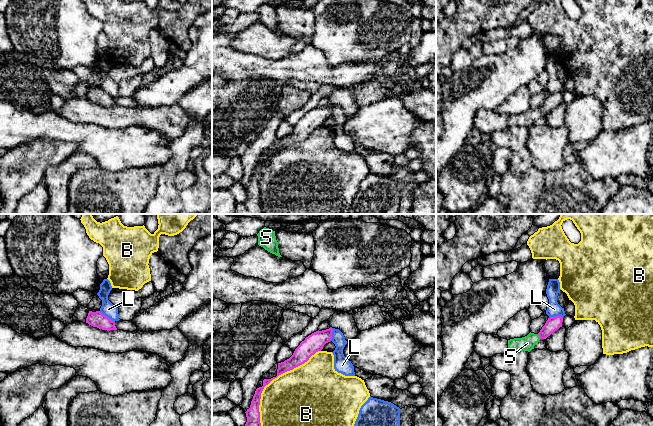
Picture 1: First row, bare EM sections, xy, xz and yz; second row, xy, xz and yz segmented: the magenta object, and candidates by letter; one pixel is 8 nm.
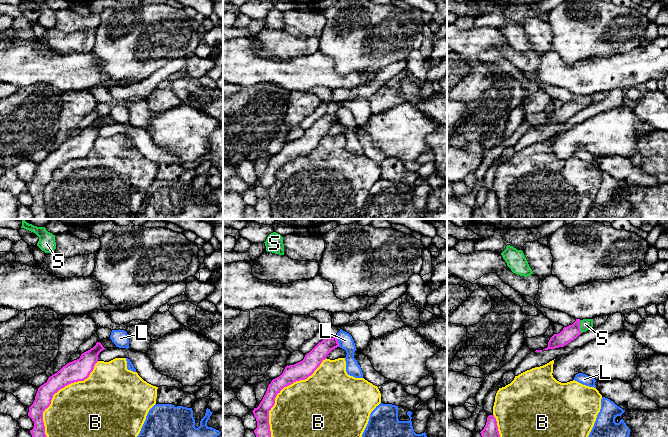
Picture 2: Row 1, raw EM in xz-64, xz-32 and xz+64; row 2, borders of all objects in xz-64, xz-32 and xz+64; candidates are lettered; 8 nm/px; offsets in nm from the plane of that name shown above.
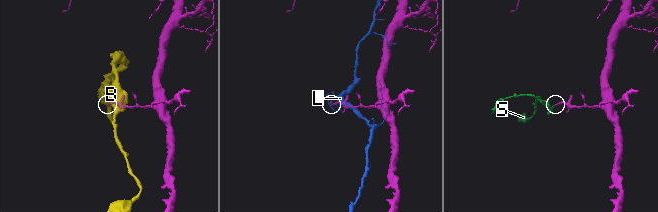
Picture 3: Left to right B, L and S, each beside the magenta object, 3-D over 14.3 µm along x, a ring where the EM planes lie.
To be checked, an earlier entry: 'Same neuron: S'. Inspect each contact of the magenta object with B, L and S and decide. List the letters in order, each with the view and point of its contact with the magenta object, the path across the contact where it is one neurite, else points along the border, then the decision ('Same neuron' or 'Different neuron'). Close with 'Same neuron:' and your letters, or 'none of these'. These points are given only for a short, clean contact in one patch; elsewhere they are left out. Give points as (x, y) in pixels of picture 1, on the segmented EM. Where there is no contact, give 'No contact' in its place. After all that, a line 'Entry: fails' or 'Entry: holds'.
B: Touches magenta at xz (273, 378). Different neuron
L: Touches magenta at xy (106, 316). Boundary: xy (99, 311), (114, 322). Different neuron
S: Touches magenta at yz (539, 336). Path across: yz (552, 324), (539, 336), (527, 343). Same neuron
Same neuron: S
Entry: holds

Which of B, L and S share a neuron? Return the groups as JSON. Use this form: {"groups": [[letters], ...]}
{"groups": [["B"], ["L"], ["S"]]}

